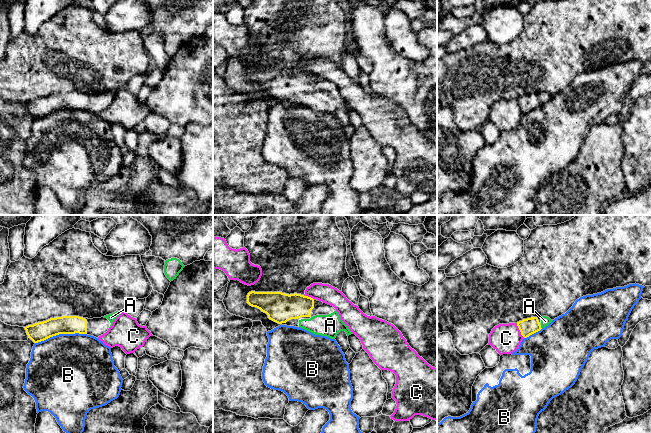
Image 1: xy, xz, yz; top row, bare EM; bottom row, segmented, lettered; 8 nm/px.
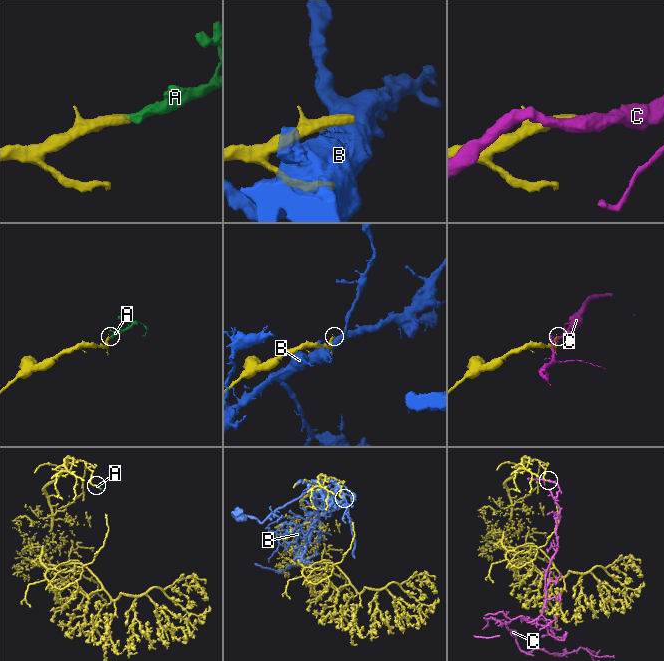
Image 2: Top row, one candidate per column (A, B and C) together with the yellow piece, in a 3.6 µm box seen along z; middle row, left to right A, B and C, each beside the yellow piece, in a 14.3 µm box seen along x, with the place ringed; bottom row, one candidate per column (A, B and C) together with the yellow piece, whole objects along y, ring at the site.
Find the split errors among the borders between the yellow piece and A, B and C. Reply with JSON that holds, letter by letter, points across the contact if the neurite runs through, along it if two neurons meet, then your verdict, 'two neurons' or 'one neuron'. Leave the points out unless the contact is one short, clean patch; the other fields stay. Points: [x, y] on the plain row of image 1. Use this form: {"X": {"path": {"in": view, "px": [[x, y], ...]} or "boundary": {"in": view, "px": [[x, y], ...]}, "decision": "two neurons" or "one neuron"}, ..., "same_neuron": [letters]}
{"A": {"path": {"in": "yz", "px": [[529, 102], [540, 103], [545, 97]]}, "decision": "one neuron"}, "B": {"decision": "two neurons"}, "C": {"decision": "two neurons"}, "same_neuron": ["A"]}

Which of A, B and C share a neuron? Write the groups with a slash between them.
A / B / C

